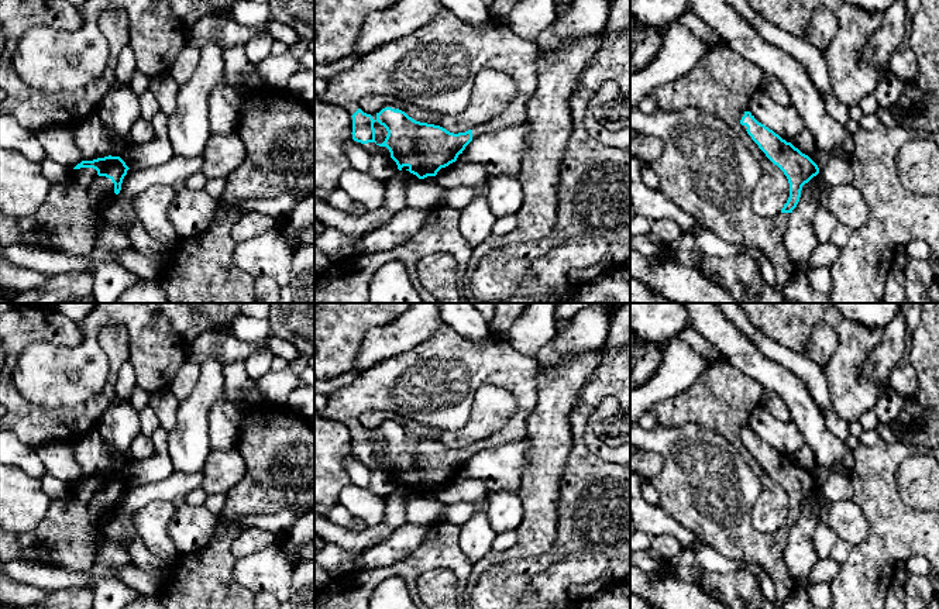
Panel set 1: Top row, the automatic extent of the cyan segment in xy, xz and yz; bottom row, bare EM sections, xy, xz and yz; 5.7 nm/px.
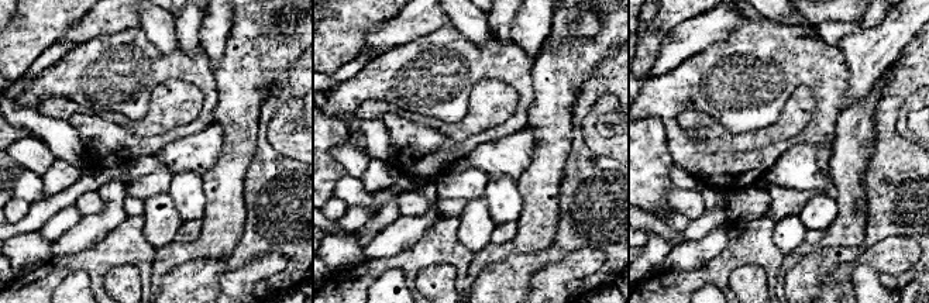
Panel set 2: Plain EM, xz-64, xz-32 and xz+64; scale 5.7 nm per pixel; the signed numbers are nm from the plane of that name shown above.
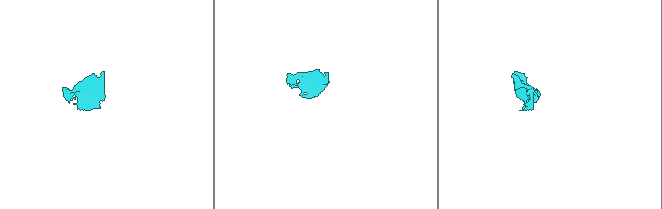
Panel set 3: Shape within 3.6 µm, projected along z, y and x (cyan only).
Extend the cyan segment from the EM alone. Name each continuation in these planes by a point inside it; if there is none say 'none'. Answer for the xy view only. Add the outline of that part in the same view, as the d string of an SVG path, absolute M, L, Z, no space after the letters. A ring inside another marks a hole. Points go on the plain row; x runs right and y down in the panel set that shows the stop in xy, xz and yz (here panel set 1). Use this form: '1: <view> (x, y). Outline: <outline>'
1: xy (65, 539). Outline: M93 484L69 486L69 499L51 500L44 520L30 533L6 533L0 530L0 557L11 561L34 557L45 565L66 571L87 572L96 561L96 540L103 534L102 523L114 510L114 499L99 492Z

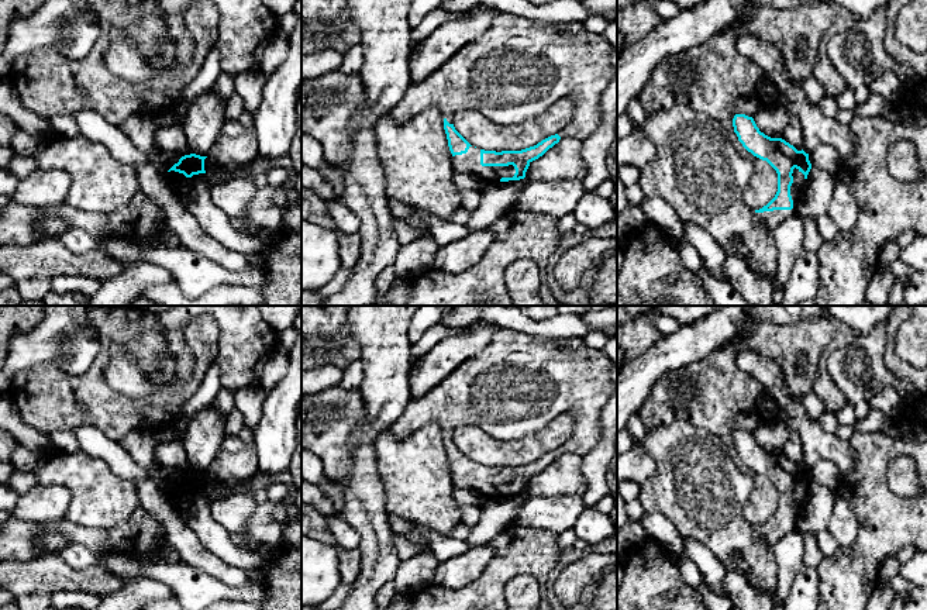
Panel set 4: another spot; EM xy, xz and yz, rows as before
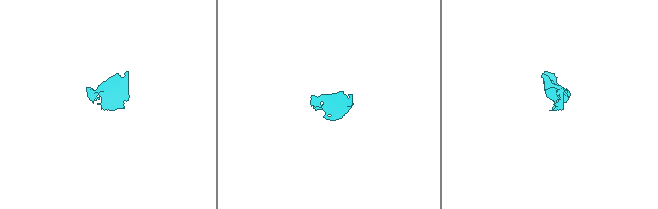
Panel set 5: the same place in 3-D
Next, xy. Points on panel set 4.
1: xy (175, 493). Outline: M175 486L168 487L168 490L169 490L170 504L179 511L178 502L179 497L185 493L185 490Z

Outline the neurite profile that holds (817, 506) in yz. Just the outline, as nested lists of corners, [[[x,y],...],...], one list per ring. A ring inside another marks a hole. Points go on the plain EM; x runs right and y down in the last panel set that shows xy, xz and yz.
[[[811,483],[797,516],[797,531],[817,535],[826,530],[838,496],[837,489]]]

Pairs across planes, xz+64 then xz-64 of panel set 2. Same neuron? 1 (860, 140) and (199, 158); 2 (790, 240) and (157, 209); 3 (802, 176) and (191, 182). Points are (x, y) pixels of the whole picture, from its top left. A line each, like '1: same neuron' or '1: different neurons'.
1: different neurons
2: same neuron
3: different neurons

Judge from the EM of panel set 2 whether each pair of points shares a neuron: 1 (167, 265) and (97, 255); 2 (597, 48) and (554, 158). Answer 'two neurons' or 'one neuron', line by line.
1: two neurons
2: one neuron

